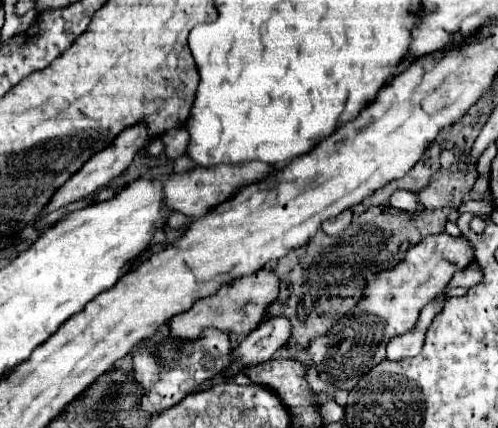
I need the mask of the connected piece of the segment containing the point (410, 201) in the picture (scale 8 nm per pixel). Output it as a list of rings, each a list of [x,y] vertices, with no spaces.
[[[398,190],[398,192],[394,192],[388,204],[394,206],[394,208],[404,208],[404,210],[408,210],[408,212],[418,212],[418,214],[424,212],[424,208],[422,208],[418,196],[412,194],[412,192],[406,192],[406,190]]]

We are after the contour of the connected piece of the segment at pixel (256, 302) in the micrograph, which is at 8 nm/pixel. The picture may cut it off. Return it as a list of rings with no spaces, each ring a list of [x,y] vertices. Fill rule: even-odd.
[[[256,272],[224,284],[216,294],[198,300],[188,312],[176,314],[170,320],[170,336],[182,340],[198,340],[206,328],[218,328],[228,334],[250,334],[260,322],[268,304],[278,296],[278,278],[272,272]]]

